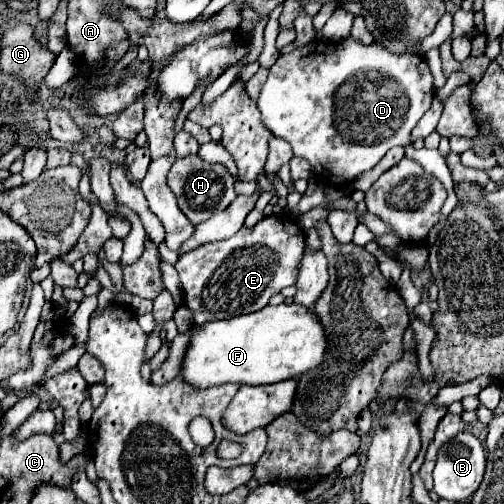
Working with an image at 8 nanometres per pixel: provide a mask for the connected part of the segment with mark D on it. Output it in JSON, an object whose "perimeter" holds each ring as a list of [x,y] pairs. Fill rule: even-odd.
{"perimeter":[[[351,37],[339,43],[315,39],[277,59],[257,105],[265,127],[275,137],[289,141],[293,155],[307,159],[317,179],[329,185],[345,185],[363,171],[373,169],[391,147],[409,147],[409,135],[431,107],[433,93],[433,75],[421,55],[393,55],[381,45],[361,45]]]}

